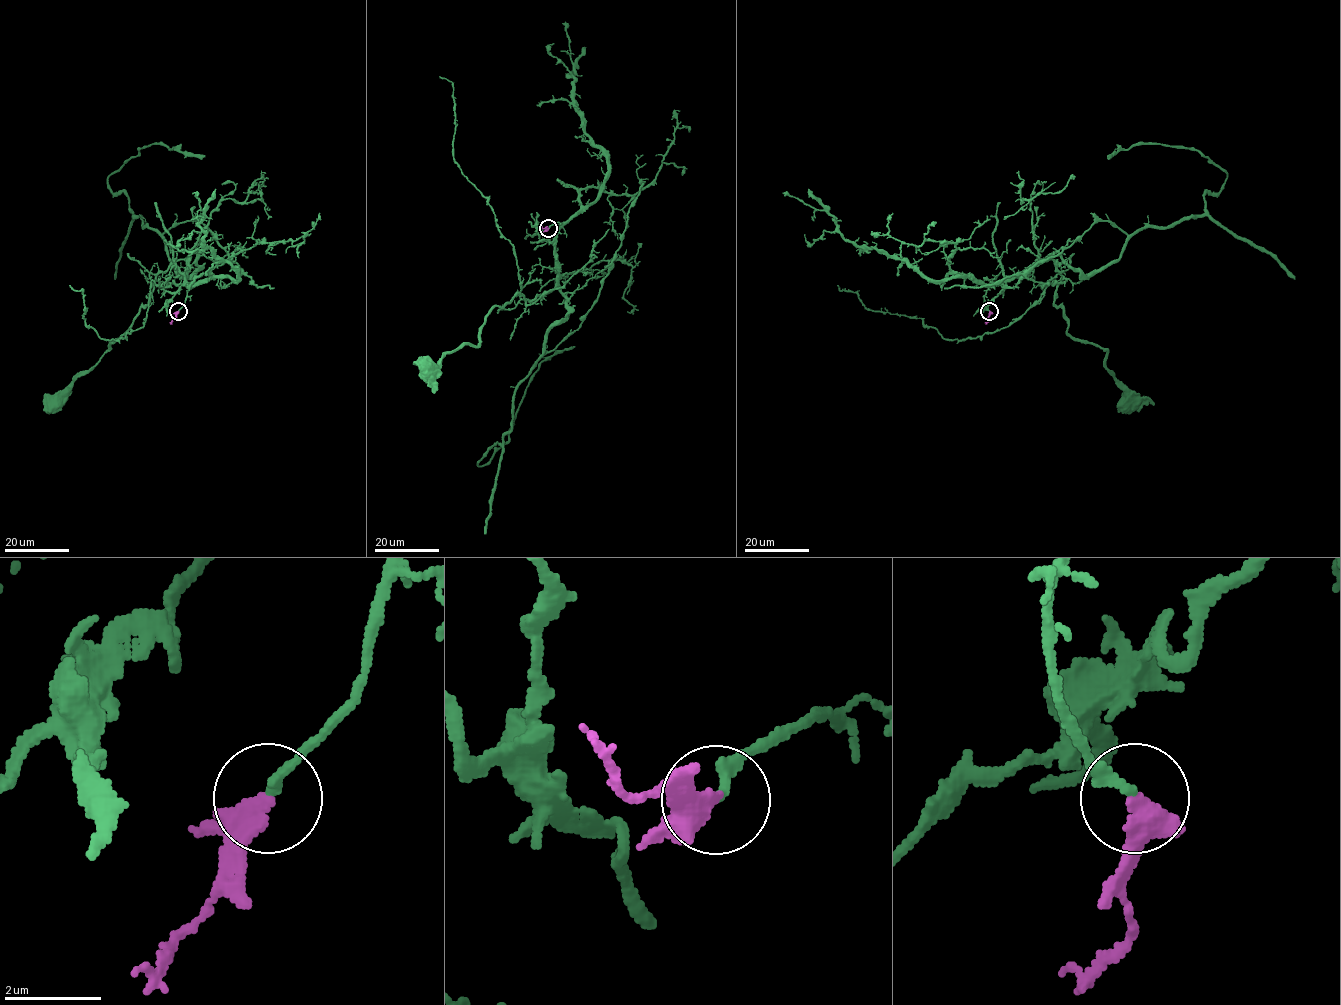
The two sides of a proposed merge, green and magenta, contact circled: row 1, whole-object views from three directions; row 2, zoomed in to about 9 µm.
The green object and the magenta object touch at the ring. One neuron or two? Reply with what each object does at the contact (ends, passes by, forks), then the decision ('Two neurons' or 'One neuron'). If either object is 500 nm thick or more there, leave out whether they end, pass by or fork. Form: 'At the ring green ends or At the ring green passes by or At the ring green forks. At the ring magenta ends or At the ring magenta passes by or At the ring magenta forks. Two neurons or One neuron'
At the ring green ends. At the ring magenta passes by. One neuron

